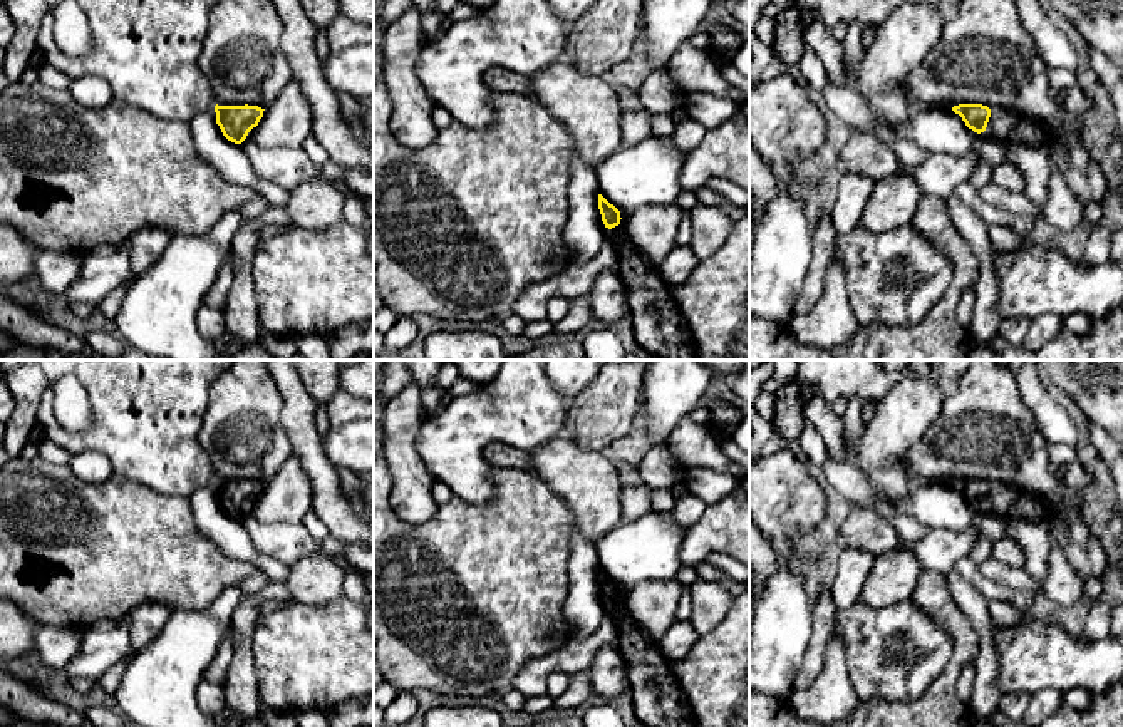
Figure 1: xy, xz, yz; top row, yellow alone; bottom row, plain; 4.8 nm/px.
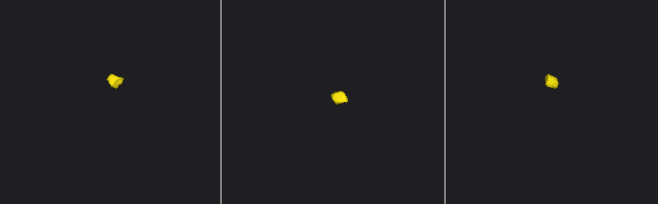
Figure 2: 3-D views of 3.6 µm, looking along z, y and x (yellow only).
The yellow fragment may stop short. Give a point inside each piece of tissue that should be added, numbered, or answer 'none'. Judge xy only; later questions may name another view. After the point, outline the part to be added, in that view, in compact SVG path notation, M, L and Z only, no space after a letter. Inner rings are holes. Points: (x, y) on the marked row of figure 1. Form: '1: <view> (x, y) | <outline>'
none

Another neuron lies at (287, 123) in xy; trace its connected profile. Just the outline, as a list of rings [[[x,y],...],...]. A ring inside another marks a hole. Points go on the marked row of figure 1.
[[[290,79],[248,132],[261,147],[302,147],[312,136],[312,109],[297,80]]]

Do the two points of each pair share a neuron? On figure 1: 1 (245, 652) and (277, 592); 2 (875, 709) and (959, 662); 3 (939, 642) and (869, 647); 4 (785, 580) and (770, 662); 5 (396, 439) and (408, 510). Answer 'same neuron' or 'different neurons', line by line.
1: same neuron
2: same neuron
3: same neuron
4: same neuron
5: same neuron

